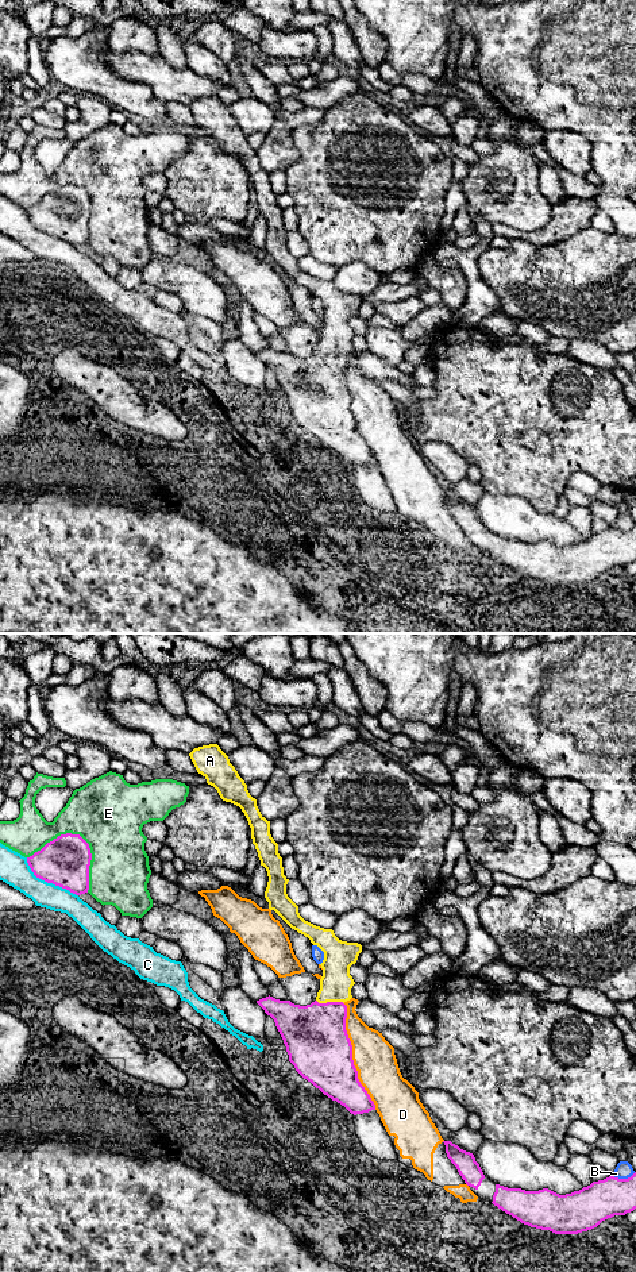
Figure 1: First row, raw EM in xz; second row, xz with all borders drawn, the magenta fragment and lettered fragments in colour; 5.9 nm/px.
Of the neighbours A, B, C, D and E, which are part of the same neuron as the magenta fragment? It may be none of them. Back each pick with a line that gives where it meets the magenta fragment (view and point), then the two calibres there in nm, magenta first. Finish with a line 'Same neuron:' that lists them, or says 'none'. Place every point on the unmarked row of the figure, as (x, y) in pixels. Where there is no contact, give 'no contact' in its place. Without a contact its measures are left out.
A: meets magenta in xz at (330, 354); 380 nm thick on the magenta side, 190 nm on the other
Same neuron: A

